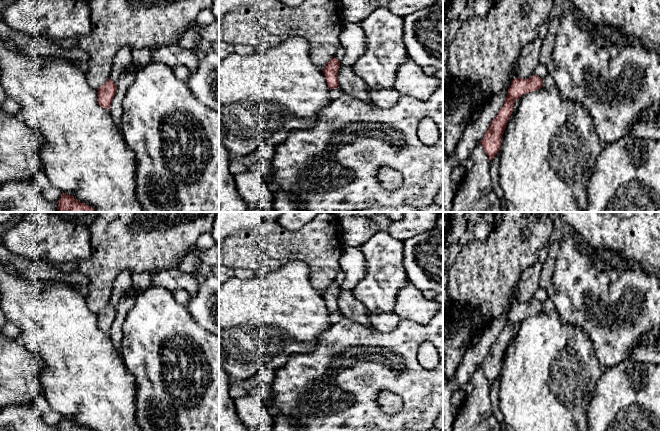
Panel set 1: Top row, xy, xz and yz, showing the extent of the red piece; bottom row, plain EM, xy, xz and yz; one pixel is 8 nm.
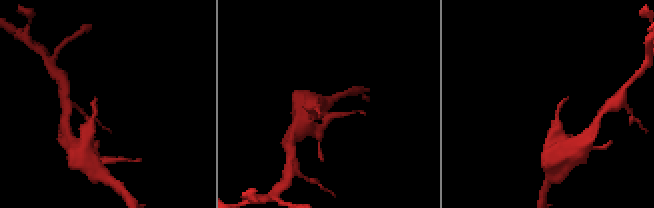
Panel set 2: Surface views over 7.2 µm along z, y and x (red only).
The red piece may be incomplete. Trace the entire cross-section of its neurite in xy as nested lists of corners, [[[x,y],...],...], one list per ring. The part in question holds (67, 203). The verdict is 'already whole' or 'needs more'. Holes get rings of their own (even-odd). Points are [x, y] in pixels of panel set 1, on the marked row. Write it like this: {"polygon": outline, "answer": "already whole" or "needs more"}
{"polygon": [[[64,192],[58,200],[57,209],[58,212],[94,212],[94,209],[91,206],[79,202],[73,195],[68,195]]], "answer": "already whole"}

